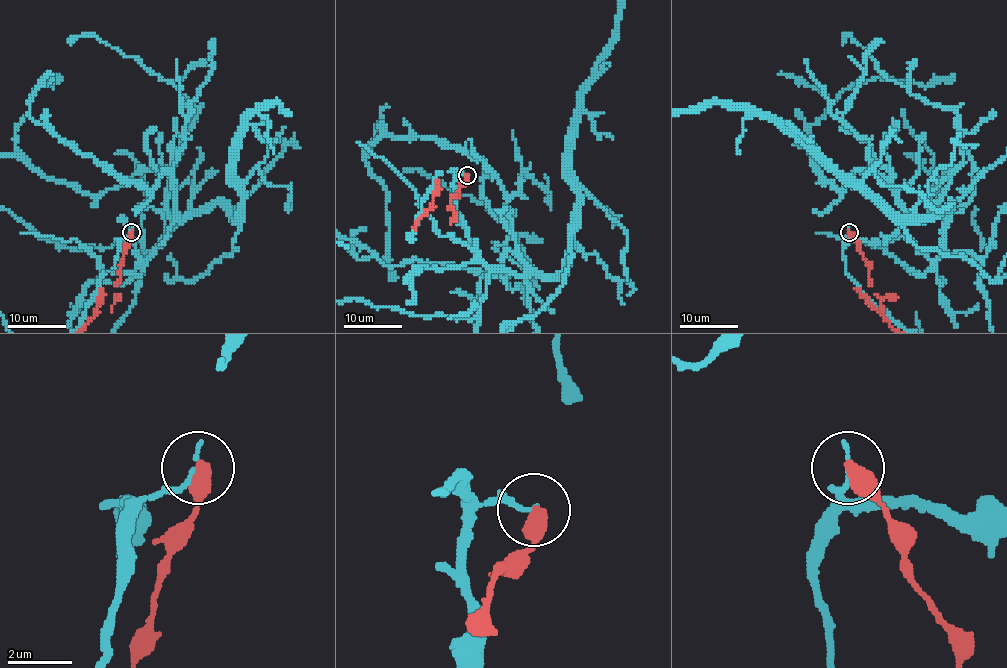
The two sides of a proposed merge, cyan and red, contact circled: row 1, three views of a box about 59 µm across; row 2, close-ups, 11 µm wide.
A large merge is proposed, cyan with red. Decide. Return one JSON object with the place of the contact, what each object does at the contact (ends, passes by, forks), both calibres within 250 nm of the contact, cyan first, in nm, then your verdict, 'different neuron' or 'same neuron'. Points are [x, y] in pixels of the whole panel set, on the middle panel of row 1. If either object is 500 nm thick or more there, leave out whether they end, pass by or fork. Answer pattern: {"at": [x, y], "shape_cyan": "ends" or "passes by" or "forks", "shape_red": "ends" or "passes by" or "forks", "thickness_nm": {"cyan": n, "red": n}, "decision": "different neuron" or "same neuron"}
{"at": [467, 175], "thickness_nm": {"cyan": 140, "red": 550}, "decision": "different neuron"}

